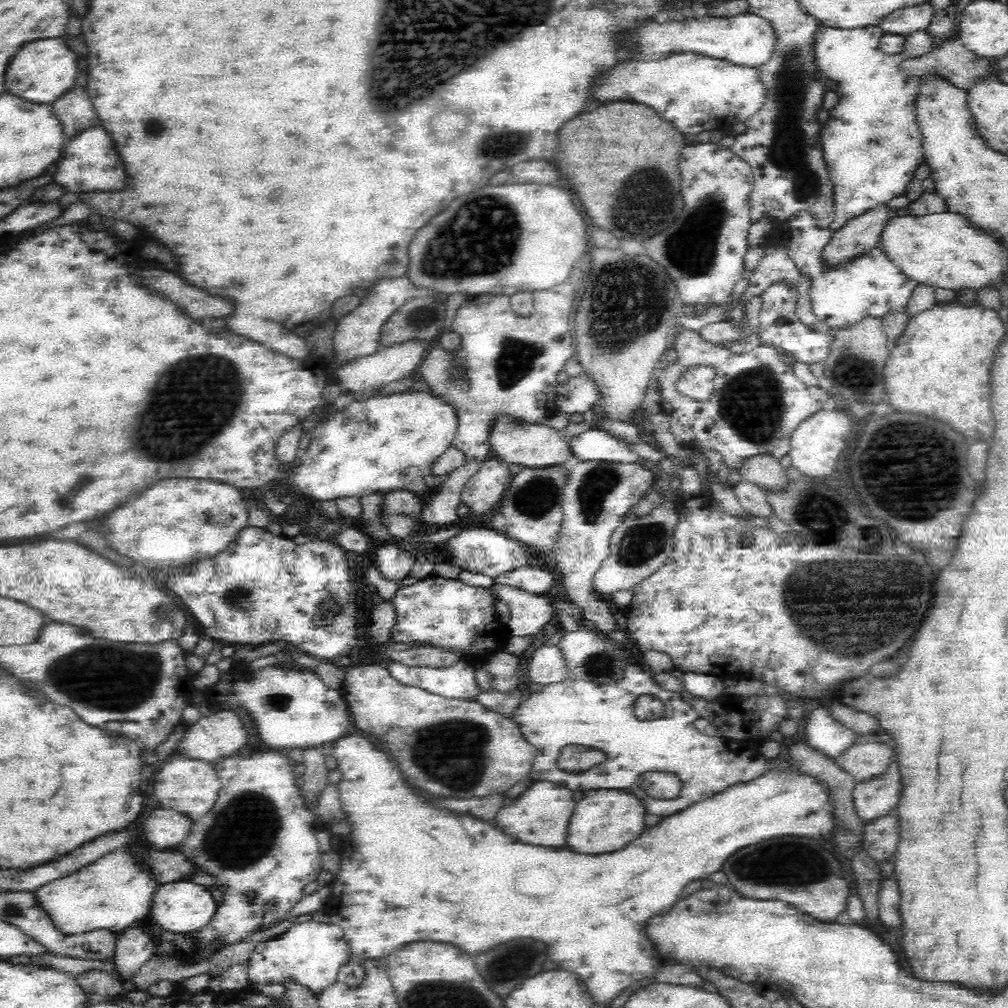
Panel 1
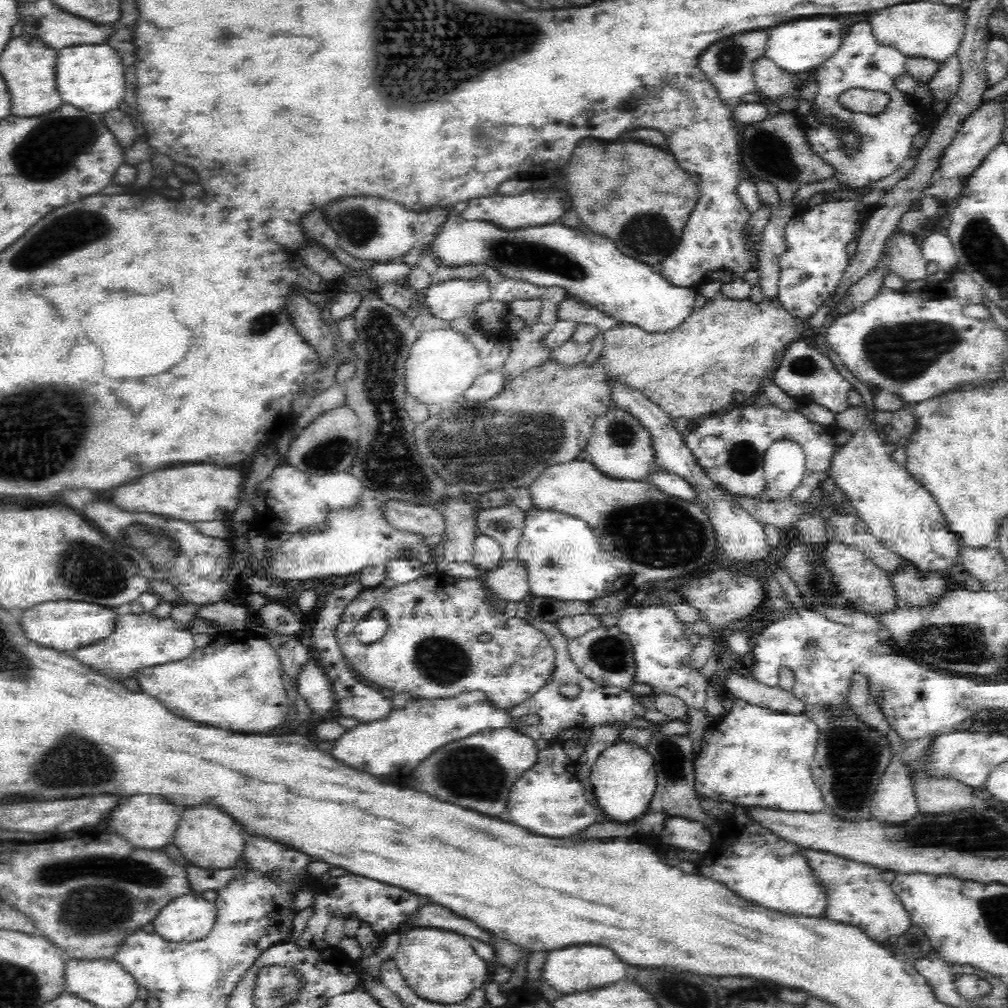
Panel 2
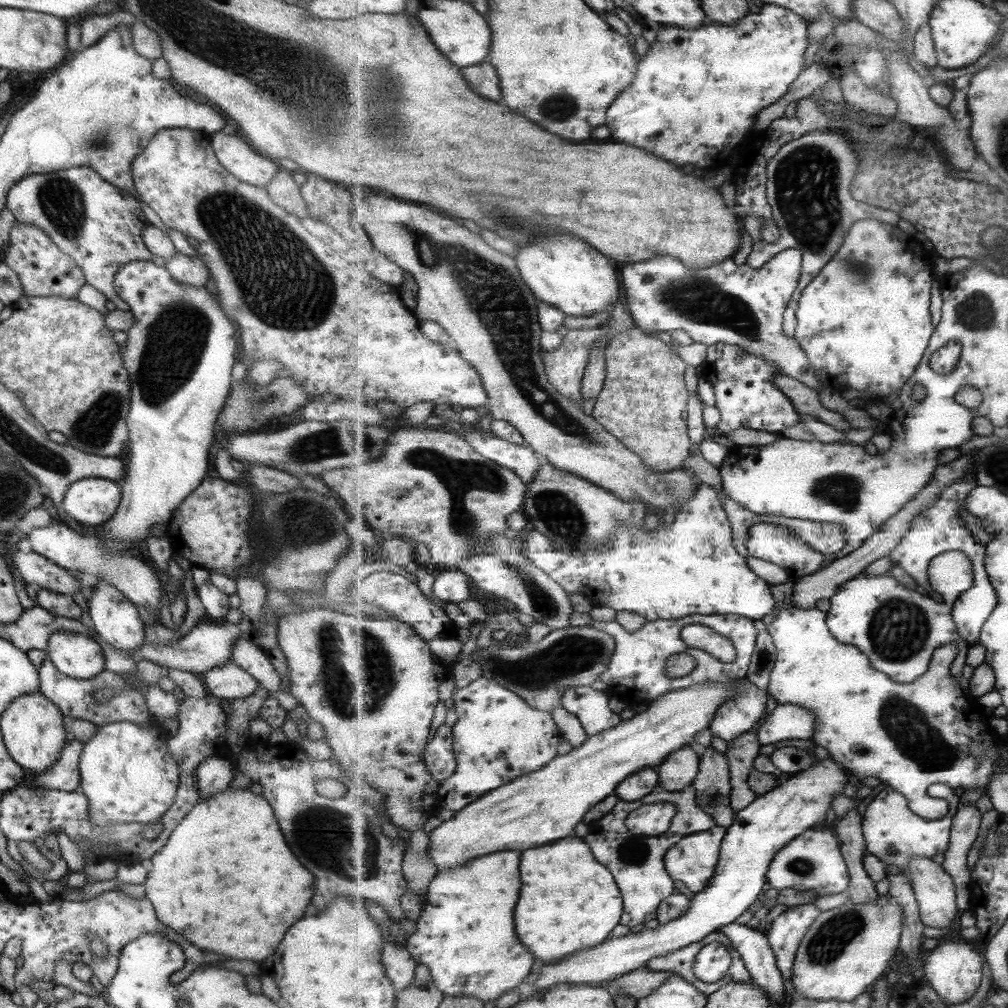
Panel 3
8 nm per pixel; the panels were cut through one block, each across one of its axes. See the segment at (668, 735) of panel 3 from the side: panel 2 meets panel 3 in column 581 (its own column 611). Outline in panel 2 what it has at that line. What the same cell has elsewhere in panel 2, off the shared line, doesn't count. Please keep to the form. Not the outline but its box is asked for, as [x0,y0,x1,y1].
[590,741,657,824]

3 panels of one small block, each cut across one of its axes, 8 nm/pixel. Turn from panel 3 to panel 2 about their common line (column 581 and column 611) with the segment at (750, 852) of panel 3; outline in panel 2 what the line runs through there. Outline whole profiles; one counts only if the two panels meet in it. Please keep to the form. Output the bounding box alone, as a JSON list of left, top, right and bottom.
[540,946,626,995]

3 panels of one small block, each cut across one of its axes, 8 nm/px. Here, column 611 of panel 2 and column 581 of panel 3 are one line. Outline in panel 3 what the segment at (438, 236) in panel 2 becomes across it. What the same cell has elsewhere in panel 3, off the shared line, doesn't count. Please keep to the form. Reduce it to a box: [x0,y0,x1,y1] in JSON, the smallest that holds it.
[514,234,621,316]

